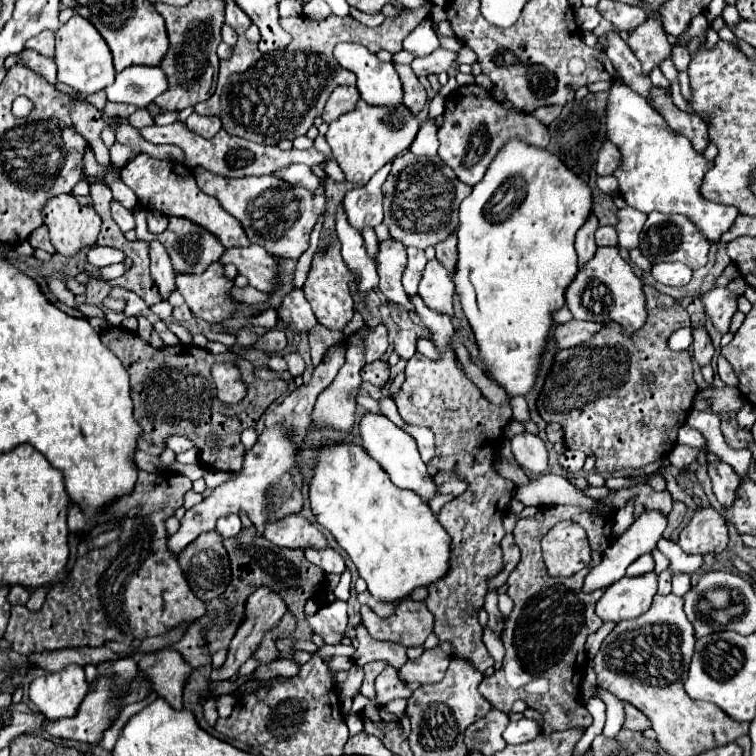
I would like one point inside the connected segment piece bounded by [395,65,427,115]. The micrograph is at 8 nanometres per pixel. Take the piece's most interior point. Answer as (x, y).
(415, 97)

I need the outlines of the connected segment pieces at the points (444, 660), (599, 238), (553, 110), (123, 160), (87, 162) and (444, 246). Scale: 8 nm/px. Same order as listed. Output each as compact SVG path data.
M433 647L427 649L419 659L415 661L407 661L399 675L403 681L419 681L421 685L425 683L439 683L449 667L451 655L445 653L441 647Z
M599 227L595 233L597 247L611 247L617 245L617 233L613 227Z
M551 105L551 107L539 107L539 109L535 109L533 111L533 115L539 119L539 121L543 121L545 125L549 125L549 123L553 123L557 117L559 117L559 113L561 113L561 105Z
M119 141L113 143L109 153L111 153L111 163L113 165L127 165L129 161L133 161L139 155L139 151L135 151L135 149L127 147L127 145L121 145Z
M87 147L87 149L85 150L83 165L84 173L90 177L105 175L109 170L107 166L97 163L90 147Z
M451 235L449 239L435 245L435 249L437 249L437 261L441 261L441 265L453 275L453 269L457 267L457 237Z

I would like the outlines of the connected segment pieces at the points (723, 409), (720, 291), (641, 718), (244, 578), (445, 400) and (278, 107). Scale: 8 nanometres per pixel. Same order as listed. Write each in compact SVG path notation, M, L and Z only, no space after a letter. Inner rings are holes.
M735 387L725 389L701 389L701 395L711 399L711 411L717 415L731 415L745 403L741 393Z
M715 287L713 291L705 293L703 299L701 299L705 303L707 315L713 319L715 327L721 333L727 333L729 331L731 317L737 311L737 299L739 299L739 295L737 293L731 293L727 287Z
M625 703L625 715L627 715L627 719L625 719L623 729L631 729L631 731L643 733L645 729L651 727L651 725L649 725L649 719L647 719L639 709L635 709L635 707L629 705L629 703Z
M243 523L241 533L237 537L233 537L233 539L227 539L225 547L227 547L229 557L231 557L233 579L231 579L231 583L229 583L229 587L227 587L227 591L223 595L219 595L219 597L215 597L213 601L207 603L207 613L217 615L215 627L209 633L205 633L205 639L209 643L209 651L215 653L221 647L229 647L231 637L235 635L235 631L243 623L245 603L247 603L249 595L253 593L253 589L259 589L259 587L275 589L275 593L279 593L279 597L285 601L287 611L293 613L295 617L301 617L301 621L297 623L297 629L289 637L281 637L281 641L277 641L277 649L283 651L285 655L289 655L293 641L311 639L313 631L309 629L309 625L305 625L303 607L305 607L307 599L319 599L319 597L325 595L325 591L327 591L325 573L321 573L321 569L317 569L317 565L309 563L305 559L303 551L275 547L273 543L269 543L265 539L259 539L257 533L255 533L255 527L251 523Z
M419 295L411 297L417 317L433 333L433 343L443 353L443 359L431 361L421 353L415 353L405 367L405 383L393 395L393 401L399 409L399 415L413 423L429 427L435 433L435 459L431 461L441 471L453 471L459 477L465 477L469 487L463 495L447 503L437 519L453 539L451 569L449 573L429 587L429 597L425 605L435 615L435 635L439 641L447 641L453 647L455 657L463 657L477 671L493 667L493 657L487 653L481 635L483 627L479 625L479 609L485 603L487 581L503 569L501 559L501 539L505 537L503 513L509 509L513 497L513 481L503 479L493 469L493 447L501 445L503 429L513 419L509 405L493 405L481 393L481 389L471 383L455 365L455 351L451 349L451 337L455 327L447 315L427 309Z
M429 5L415 9L415 11L409 11L409 13L401 13L397 19L385 19L385 23L381 27L375 27L375 29L361 25L353 17L337 17L337 15L331 15L323 21L313 21L308 17L280 18L282 28L289 31L293 37L291 45L285 49L285 55L263 55L263 53L259 53L259 49L257 49L259 29L255 25L251 25L243 35L239 35L231 57L221 61L215 95L205 103L197 103L193 109L199 115L219 117L223 123L223 129L227 133L233 133L237 137L245 137L249 141L257 141L263 145L277 145L283 139L291 141L291 139L307 133L307 129L313 125L313 119L323 113L323 107L325 107L325 103L327 103L327 99L335 87L355 85L355 75L349 73L347 69L343 69L341 65L337 65L337 61L333 59L333 47L337 43L341 43L341 41L363 43L371 53L377 53L381 49L387 49L389 53L397 53L397 51L401 51L401 41L427 15L429 15Z

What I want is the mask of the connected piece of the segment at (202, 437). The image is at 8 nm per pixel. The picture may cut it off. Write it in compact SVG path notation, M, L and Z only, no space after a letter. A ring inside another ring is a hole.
M111 325L107 329L101 331L101 341L113 349L113 353L121 359L123 367L129 371L131 377L131 399L135 403L135 419L141 423L143 427L143 435L139 437L139 449L149 453L149 455L161 455L165 451L165 439L169 435L183 435L189 437L191 441L195 441L197 449L199 449L199 465L205 471L221 471L221 473L233 473L237 469L241 469L243 463L243 443L239 439L241 431L247 427L255 427L255 423L259 421L259 417L263 415L263 411L285 391L285 381L281 379L273 379L263 383L261 379L255 379L255 367L249 365L249 361L241 361L241 369L243 369L243 379L247 383L247 397L237 403L237 405L223 405L217 399L217 393L213 391L213 377L211 377L211 365L221 361L225 355L213 355L205 349L199 349L195 345L175 345L175 347L163 347L163 349L153 349L147 341L143 341L139 335L129 333L127 329L123 329L121 325Z

